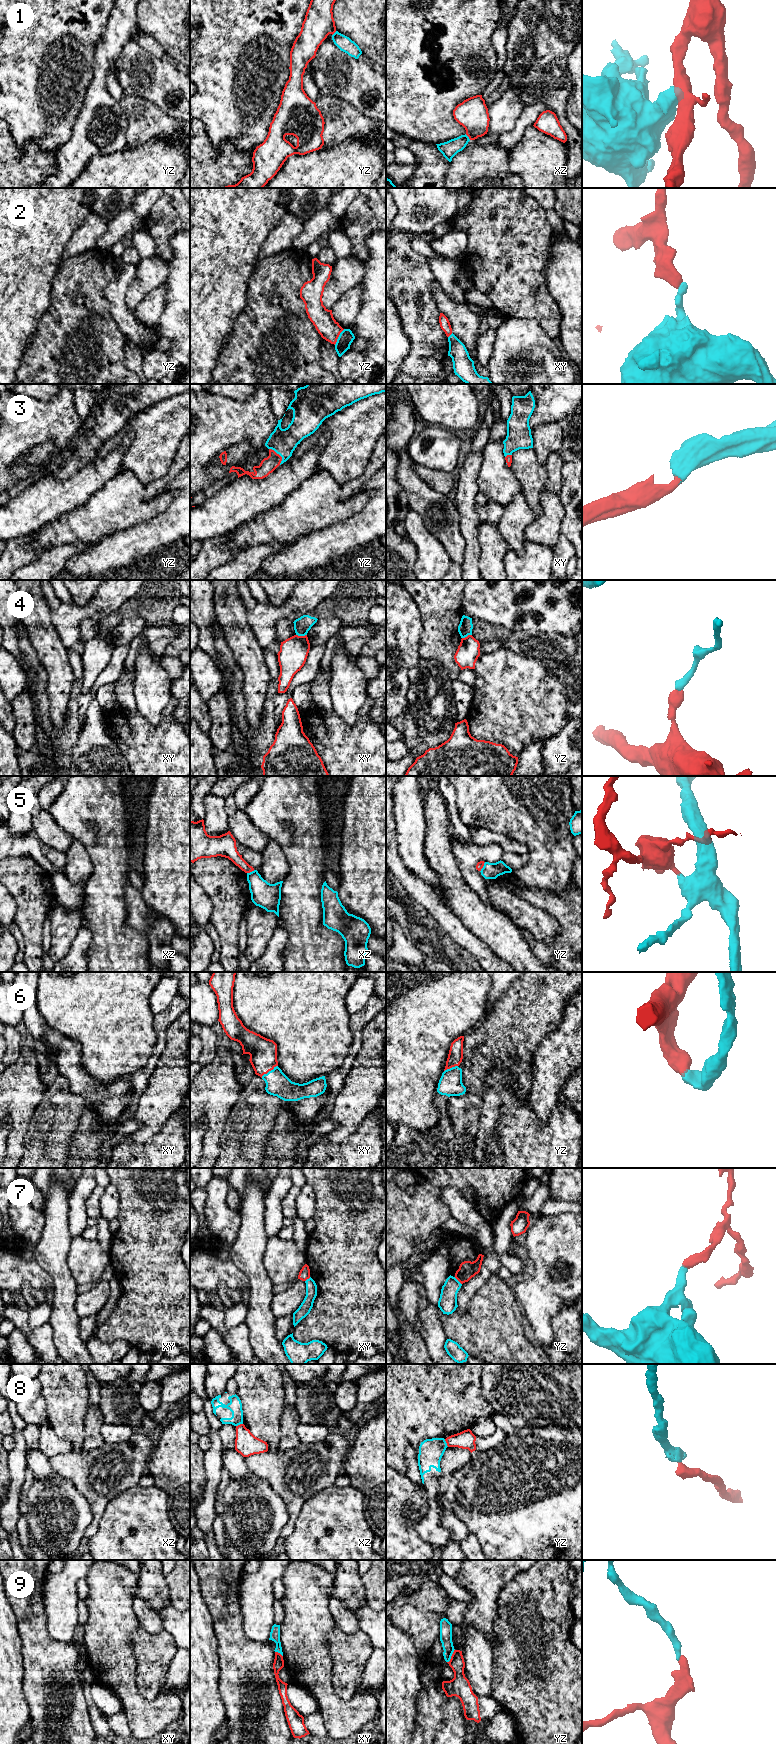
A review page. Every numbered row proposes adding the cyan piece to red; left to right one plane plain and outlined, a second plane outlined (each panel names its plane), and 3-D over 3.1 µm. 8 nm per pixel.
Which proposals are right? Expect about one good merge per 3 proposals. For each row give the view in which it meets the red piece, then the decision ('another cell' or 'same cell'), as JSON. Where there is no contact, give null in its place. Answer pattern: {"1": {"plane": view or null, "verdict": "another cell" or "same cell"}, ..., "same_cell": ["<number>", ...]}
{"1": {"plane": "xz", "verdict": "another cell"}, "2": {"plane": "yz", "verdict": "another cell"}, "3": {"plane": "yz", "verdict": "same cell"}, "4": {"plane": "xy", "verdict": "another cell"}, "5": {"plane": "yz", "verdict": "another cell"}, "6": {"plane": "xy", "verdict": "same cell"}, "7": {"plane": "yz", "verdict": "another cell"}, "8": {"plane": "yz", "verdict": "another cell"}, "9": {"plane": "yz", "verdict": "another cell"}, "same_cell": ["3", "6"]}

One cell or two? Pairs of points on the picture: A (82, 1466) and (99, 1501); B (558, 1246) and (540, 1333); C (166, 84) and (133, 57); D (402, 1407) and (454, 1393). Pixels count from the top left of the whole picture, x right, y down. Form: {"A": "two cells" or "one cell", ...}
{"A": "one cell", "B": "one cell", "C": "one cell", "D": "one cell"}

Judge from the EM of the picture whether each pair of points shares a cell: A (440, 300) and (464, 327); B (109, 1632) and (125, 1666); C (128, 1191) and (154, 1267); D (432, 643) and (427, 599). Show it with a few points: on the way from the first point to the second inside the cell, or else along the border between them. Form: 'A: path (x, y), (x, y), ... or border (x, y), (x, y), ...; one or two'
A: path (447, 307), (460, 320); one
B: path (109, 1640), (109, 1650), (117, 1658); one
C: path (147, 1210), (148, 1248); one
D: path (432, 632), (432, 610); one

